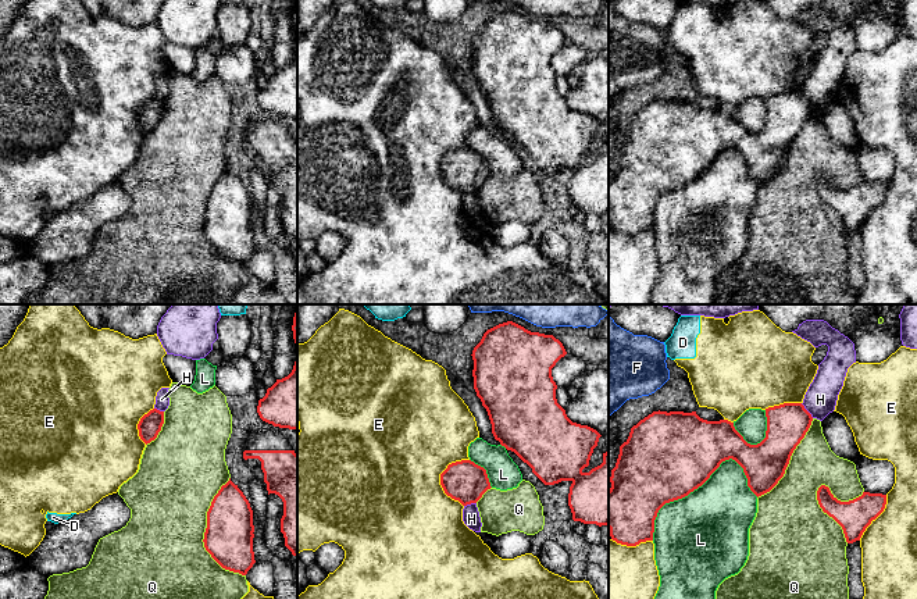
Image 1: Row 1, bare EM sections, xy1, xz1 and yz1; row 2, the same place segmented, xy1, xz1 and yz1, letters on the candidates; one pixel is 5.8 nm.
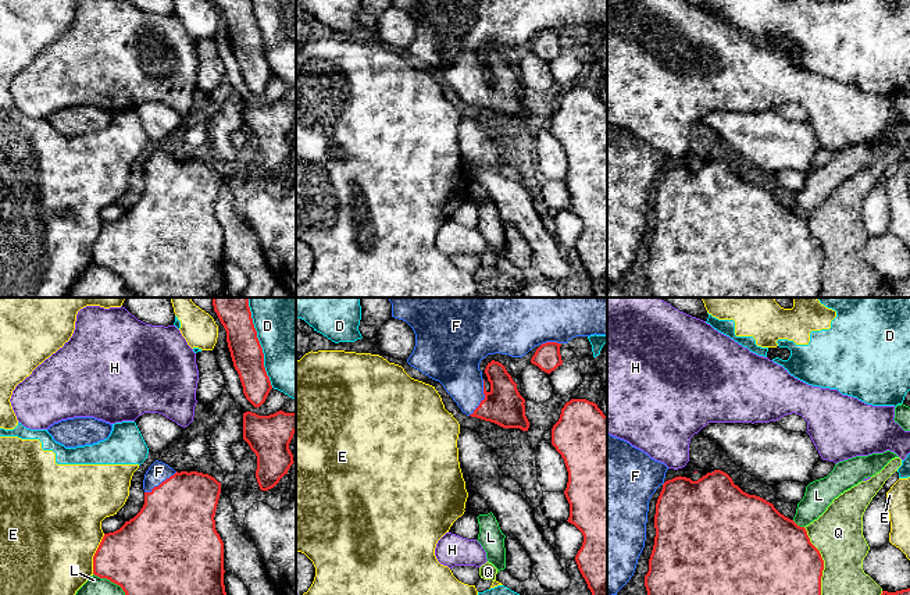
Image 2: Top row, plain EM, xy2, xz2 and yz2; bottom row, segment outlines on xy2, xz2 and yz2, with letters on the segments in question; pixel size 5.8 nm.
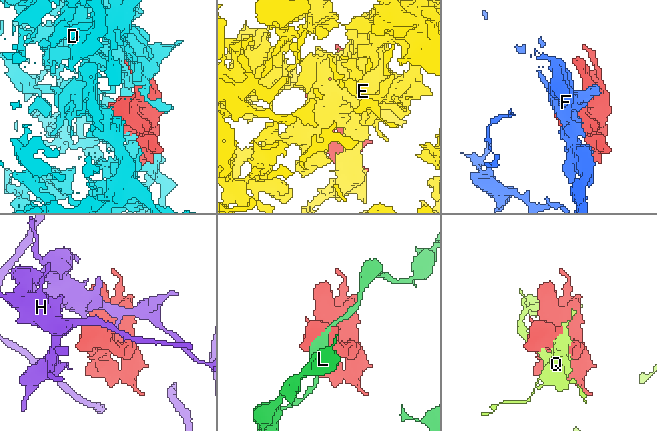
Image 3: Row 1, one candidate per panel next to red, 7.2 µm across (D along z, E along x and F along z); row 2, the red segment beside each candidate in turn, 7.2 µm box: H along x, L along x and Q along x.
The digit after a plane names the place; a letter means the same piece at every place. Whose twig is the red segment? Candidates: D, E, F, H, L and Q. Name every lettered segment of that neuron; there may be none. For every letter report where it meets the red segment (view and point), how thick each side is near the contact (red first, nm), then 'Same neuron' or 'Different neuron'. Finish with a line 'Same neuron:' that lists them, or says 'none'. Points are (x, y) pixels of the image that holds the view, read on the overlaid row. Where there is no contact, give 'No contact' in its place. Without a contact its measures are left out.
D: Touches red at xy2 (259, 342). Thickness 190 nm (red) against 480 nm. Different neuron
E: Touches red at xz1 (441, 478). Thickness 240 nm (red) against 500 nm. Different neuron
F: Touches red at xz2 (485, 398). Thickness 220 nm (red) against 280 nm. Same neuron
H: Touches red at yz1 (806, 410). Thickness 240 nm (red) against 190 nm. Different neuron
L: Touches red at yz1 (687, 495). Thickness 500 nm (red) against 500 nm. Different neuron
Q: Touches red at xy1 (204, 534). Thickness 280 nm (red) against 460 nm. Different neuron
Same neuron: F

